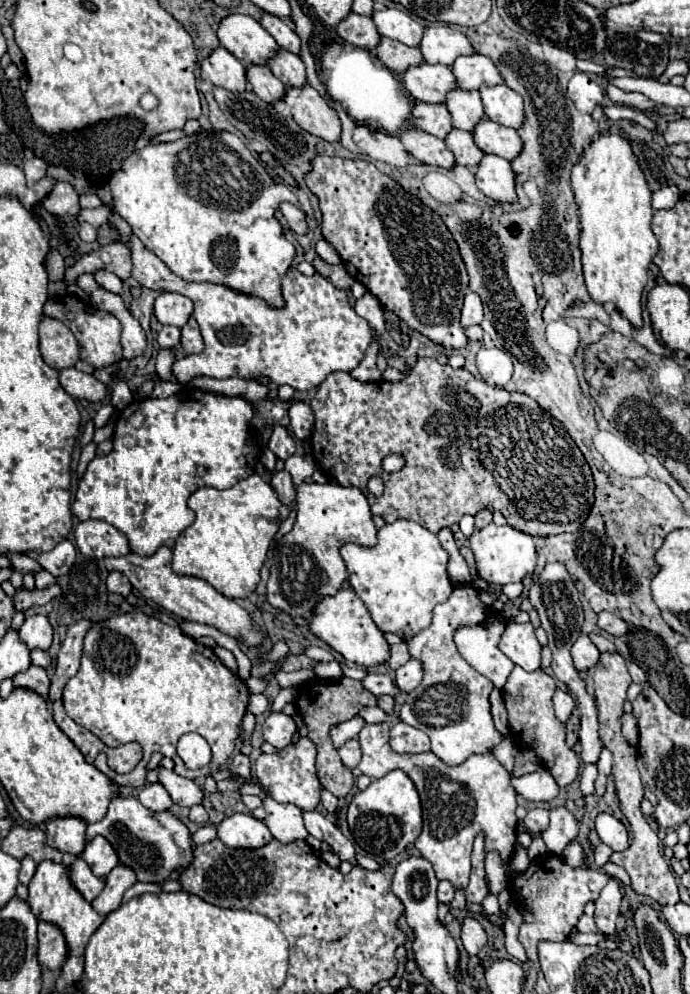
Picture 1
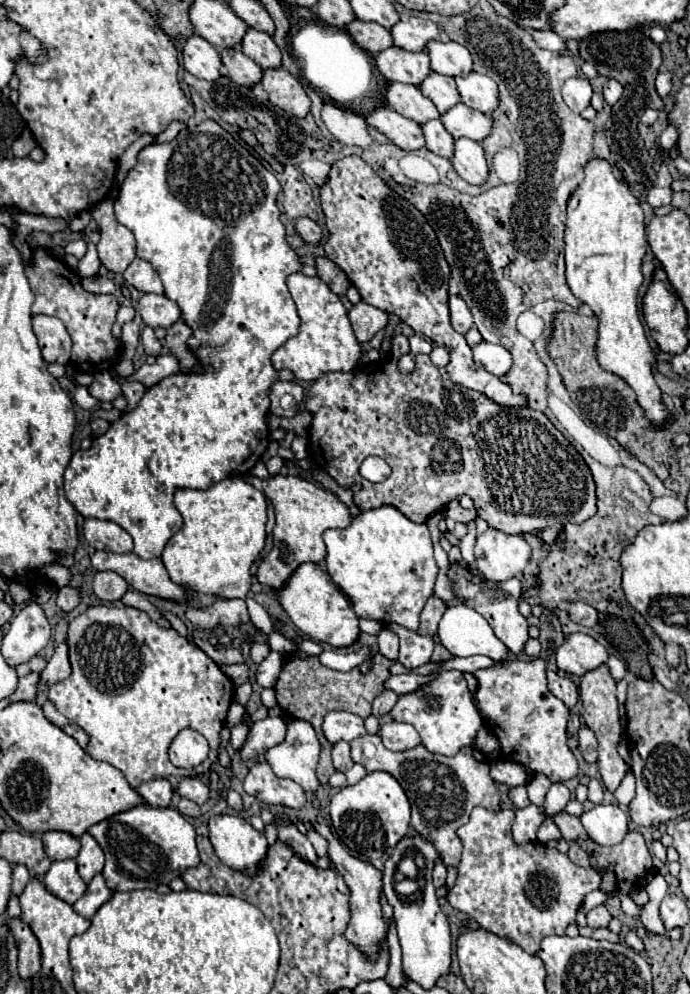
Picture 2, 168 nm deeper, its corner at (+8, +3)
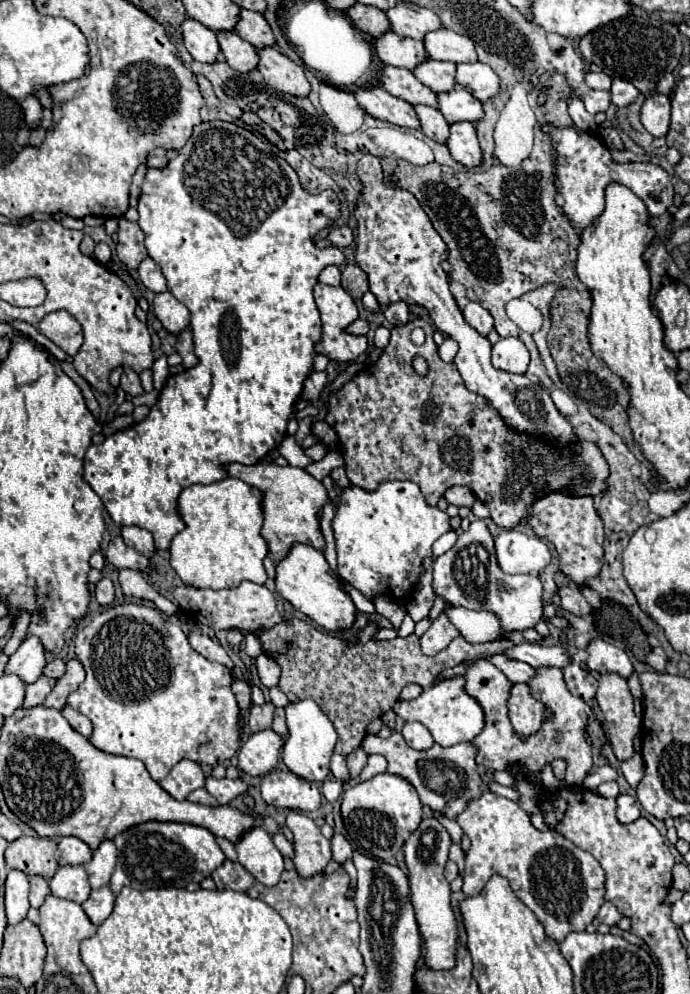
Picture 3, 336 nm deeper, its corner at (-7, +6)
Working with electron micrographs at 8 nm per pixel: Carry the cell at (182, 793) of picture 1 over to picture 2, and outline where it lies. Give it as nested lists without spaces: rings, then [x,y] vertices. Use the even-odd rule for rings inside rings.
[[[185,778],[185,780],[181,780],[181,784],[179,784],[179,794],[181,794],[183,798],[189,798],[189,800],[197,802],[197,804],[201,806],[201,804],[205,804],[205,802],[209,800],[209,786],[203,784],[203,782],[197,780],[197,778]]]

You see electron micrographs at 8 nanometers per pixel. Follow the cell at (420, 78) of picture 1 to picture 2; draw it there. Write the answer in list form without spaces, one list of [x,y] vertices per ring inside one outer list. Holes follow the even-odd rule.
[[[397,46],[377,52],[375,56],[377,70],[389,82],[403,82],[419,86],[421,78],[429,74],[429,56],[425,52],[407,52]]]

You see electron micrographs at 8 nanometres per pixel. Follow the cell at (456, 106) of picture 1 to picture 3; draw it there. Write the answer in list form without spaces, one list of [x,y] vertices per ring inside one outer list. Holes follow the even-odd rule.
[[[428,59],[426,63],[422,63],[414,69],[414,75],[418,77],[418,81],[422,81],[434,93],[452,91],[452,87],[456,87],[456,79],[454,79],[456,65],[448,63],[448,61]]]

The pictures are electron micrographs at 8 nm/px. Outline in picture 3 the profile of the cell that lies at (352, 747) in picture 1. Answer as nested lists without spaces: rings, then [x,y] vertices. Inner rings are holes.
[[[358,747],[358,749],[354,749],[354,751],[346,757],[346,761],[348,761],[350,777],[352,777],[352,779],[356,779],[356,777],[360,775],[362,767],[364,767],[364,765],[366,765],[366,761],[368,761],[368,755],[364,753],[364,749],[362,749],[362,747]]]

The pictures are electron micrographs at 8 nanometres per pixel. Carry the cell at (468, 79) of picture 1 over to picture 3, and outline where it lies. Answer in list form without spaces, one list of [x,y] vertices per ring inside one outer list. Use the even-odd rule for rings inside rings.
[[[438,29],[426,35],[424,39],[426,51],[430,59],[436,61],[452,61],[452,63],[474,63],[478,61],[476,47],[472,39],[458,35],[450,29]]]

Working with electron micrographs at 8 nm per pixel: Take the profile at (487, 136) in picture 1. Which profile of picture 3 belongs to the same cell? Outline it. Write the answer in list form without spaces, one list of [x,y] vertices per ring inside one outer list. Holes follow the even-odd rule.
[[[454,89],[450,93],[438,93],[440,113],[448,123],[478,123],[484,119],[482,103],[464,89]]]

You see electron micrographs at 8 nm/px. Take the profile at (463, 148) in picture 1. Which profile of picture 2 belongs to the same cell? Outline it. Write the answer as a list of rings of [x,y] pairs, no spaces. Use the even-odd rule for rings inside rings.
[[[429,120],[425,124],[421,124],[421,130],[423,130],[423,136],[425,136],[425,148],[443,156],[443,158],[449,158],[449,154],[453,154],[453,136],[441,126],[439,120]]]

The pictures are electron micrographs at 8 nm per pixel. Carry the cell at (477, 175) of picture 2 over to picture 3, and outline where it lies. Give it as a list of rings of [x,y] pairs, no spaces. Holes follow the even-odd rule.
[[[454,123],[452,135],[448,139],[448,149],[452,157],[468,169],[482,165],[482,147],[478,141],[476,127],[472,123]]]

